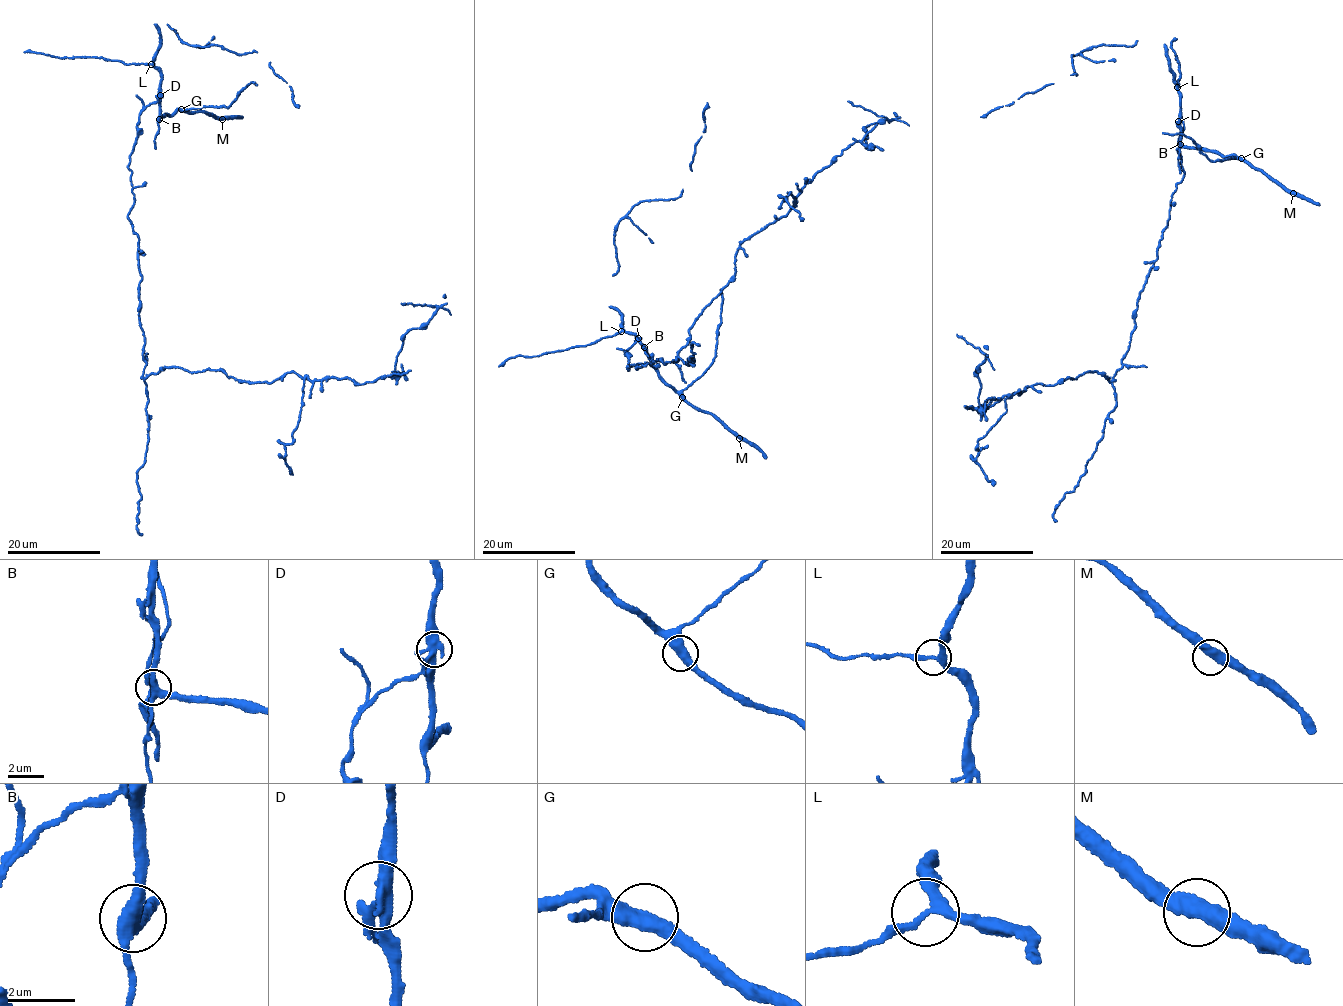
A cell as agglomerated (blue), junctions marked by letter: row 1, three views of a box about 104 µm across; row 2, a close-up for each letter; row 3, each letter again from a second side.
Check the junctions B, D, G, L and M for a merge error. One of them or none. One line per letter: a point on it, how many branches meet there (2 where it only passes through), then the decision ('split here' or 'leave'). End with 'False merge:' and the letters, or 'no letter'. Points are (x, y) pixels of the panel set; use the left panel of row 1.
B: (159, 119) | 3 | leave
D: (160, 95) | 2 | split here
G: (181, 109) | 2 | leave
L: (151, 64) | 3 | leave
M: (222, 119) | 2 | leave
False merge: D

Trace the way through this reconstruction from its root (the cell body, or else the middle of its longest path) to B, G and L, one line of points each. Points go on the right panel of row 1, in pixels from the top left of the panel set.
B: (1143, 289), (1169, 219), (1171, 194), (1183, 177), (1178, 142), (1182, 129), (1178, 127), (1180, 144)
G: (1143, 289), (1169, 219), (1171, 194), (1183, 177), (1177, 127), (1185, 147), (1241, 158)
L: (1143, 289), (1169, 219), (1171, 194), (1183, 177), (1177, 87)

